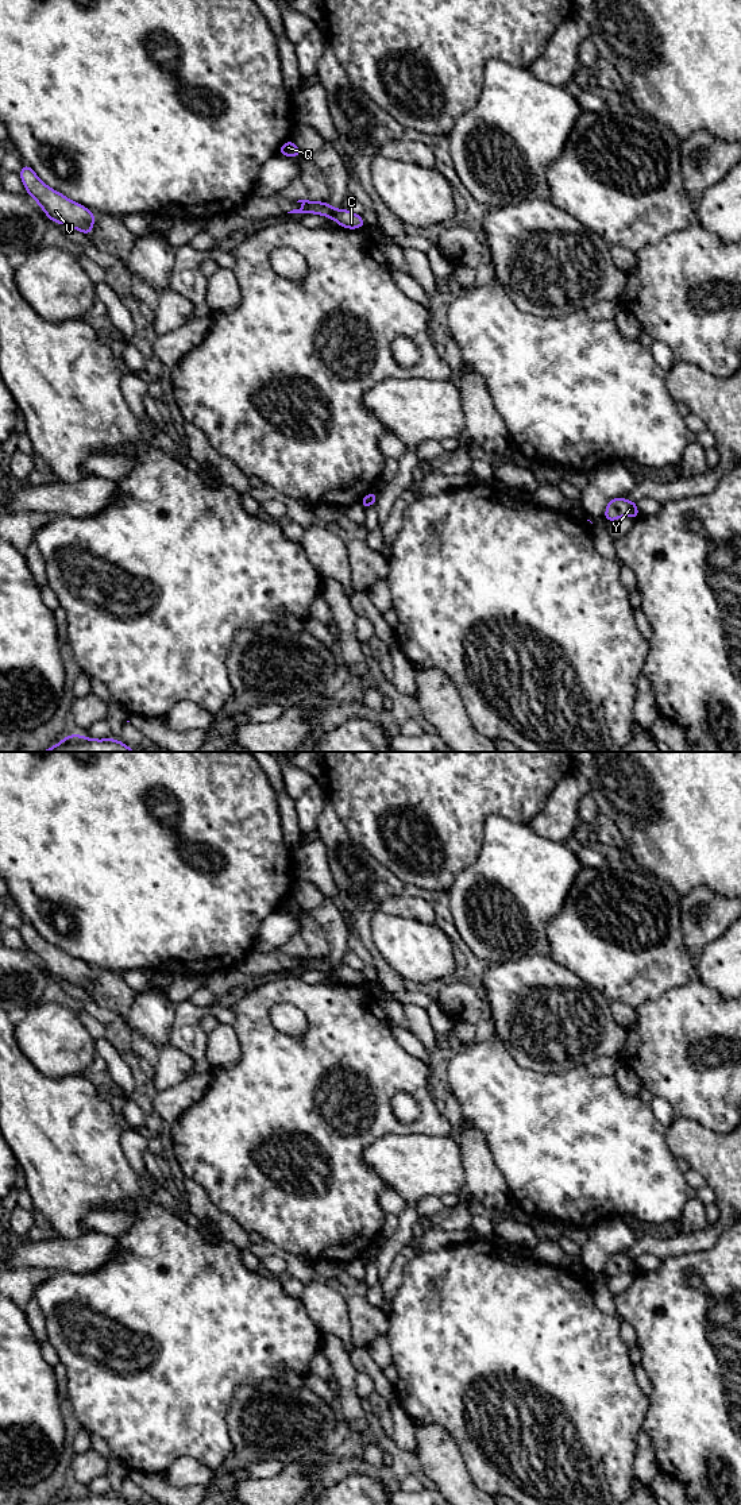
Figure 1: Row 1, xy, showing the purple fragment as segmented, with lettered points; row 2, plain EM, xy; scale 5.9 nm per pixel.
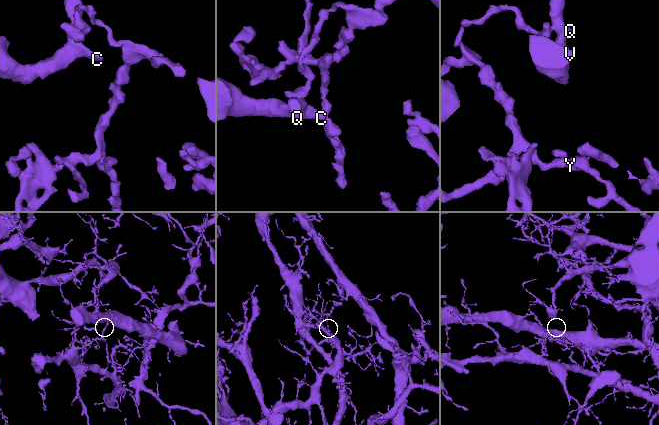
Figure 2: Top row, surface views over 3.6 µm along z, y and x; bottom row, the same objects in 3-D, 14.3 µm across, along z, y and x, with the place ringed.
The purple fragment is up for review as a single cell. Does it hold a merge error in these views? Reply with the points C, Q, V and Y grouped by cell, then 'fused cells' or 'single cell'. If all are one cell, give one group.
C Q V / Y | fused cells

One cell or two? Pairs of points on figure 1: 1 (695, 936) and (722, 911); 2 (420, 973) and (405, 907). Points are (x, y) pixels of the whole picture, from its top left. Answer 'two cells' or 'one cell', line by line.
1: one cell
2: two cells

